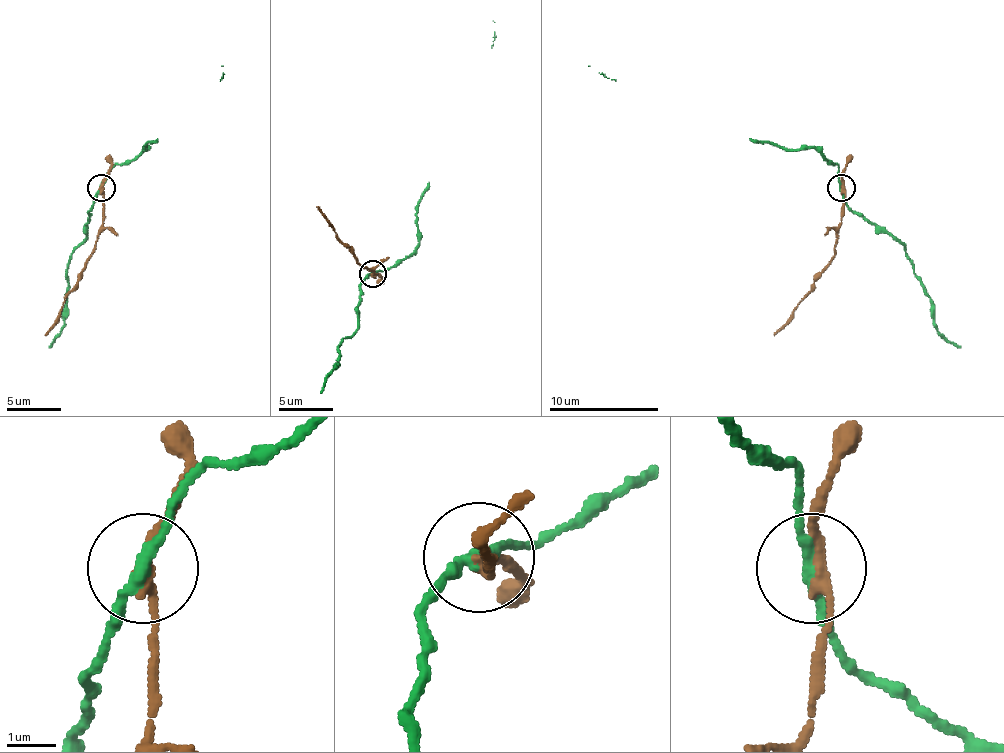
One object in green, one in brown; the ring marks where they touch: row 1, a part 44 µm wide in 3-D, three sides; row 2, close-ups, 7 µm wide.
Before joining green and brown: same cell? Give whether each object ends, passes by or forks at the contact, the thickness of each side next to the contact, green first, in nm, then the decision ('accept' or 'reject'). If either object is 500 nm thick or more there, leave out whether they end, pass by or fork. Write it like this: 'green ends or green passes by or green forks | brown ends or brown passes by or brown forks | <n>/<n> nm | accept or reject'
green passes by | brown passes by | 240/240 nm | reject

